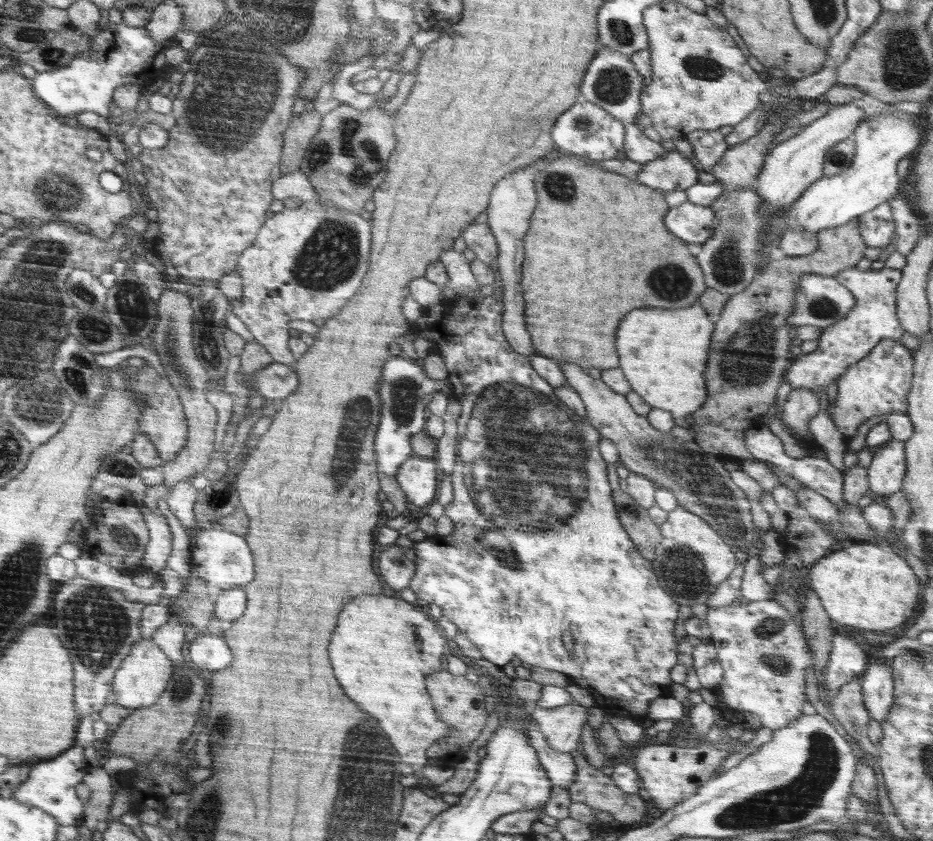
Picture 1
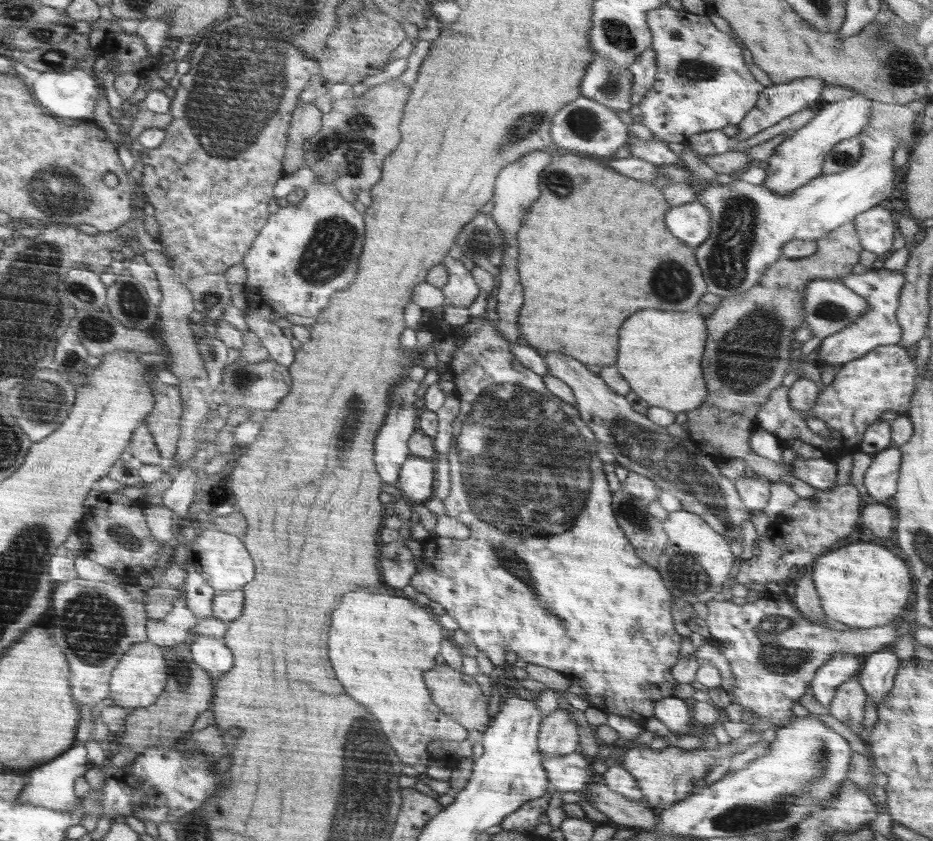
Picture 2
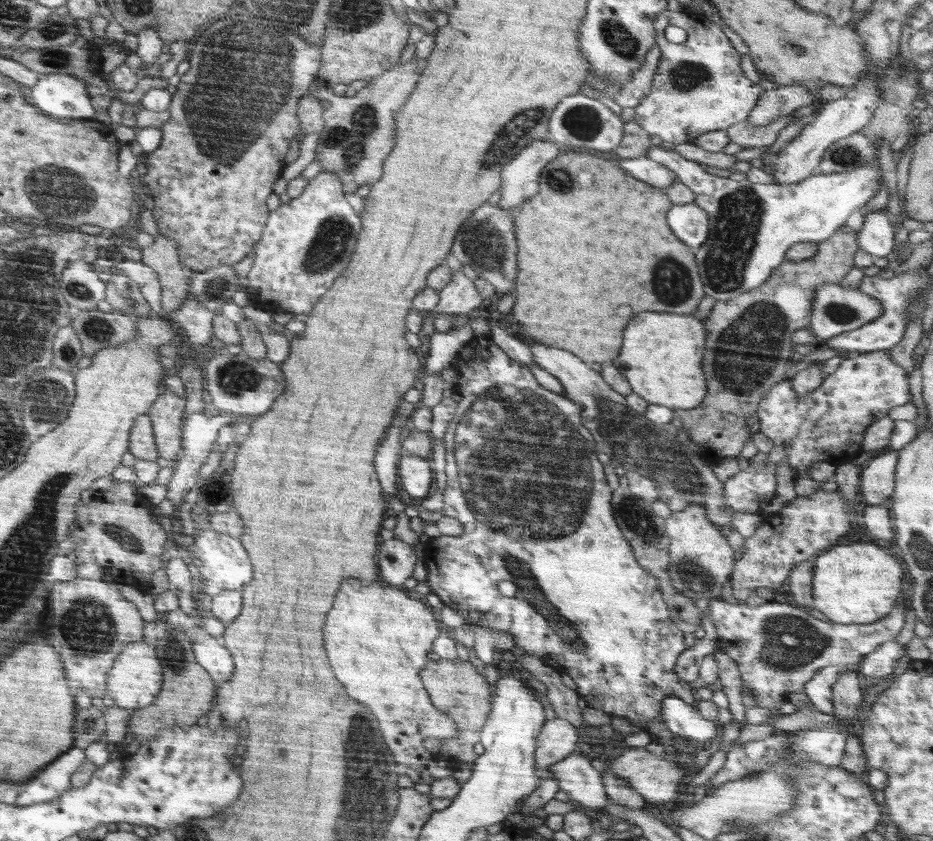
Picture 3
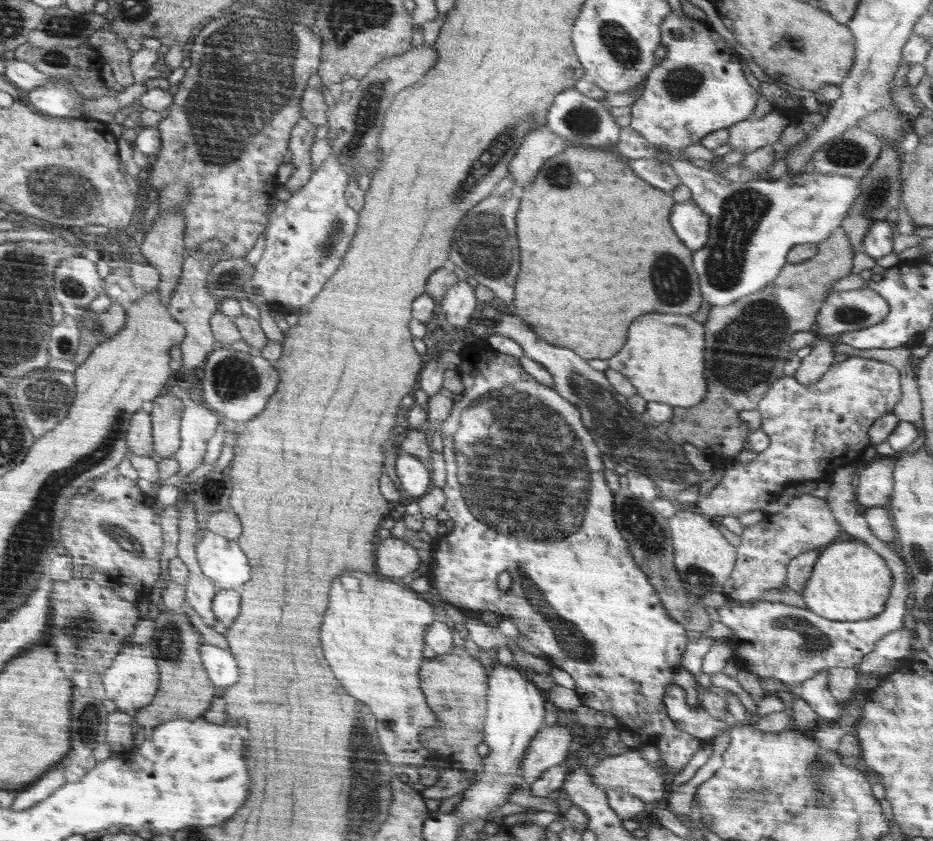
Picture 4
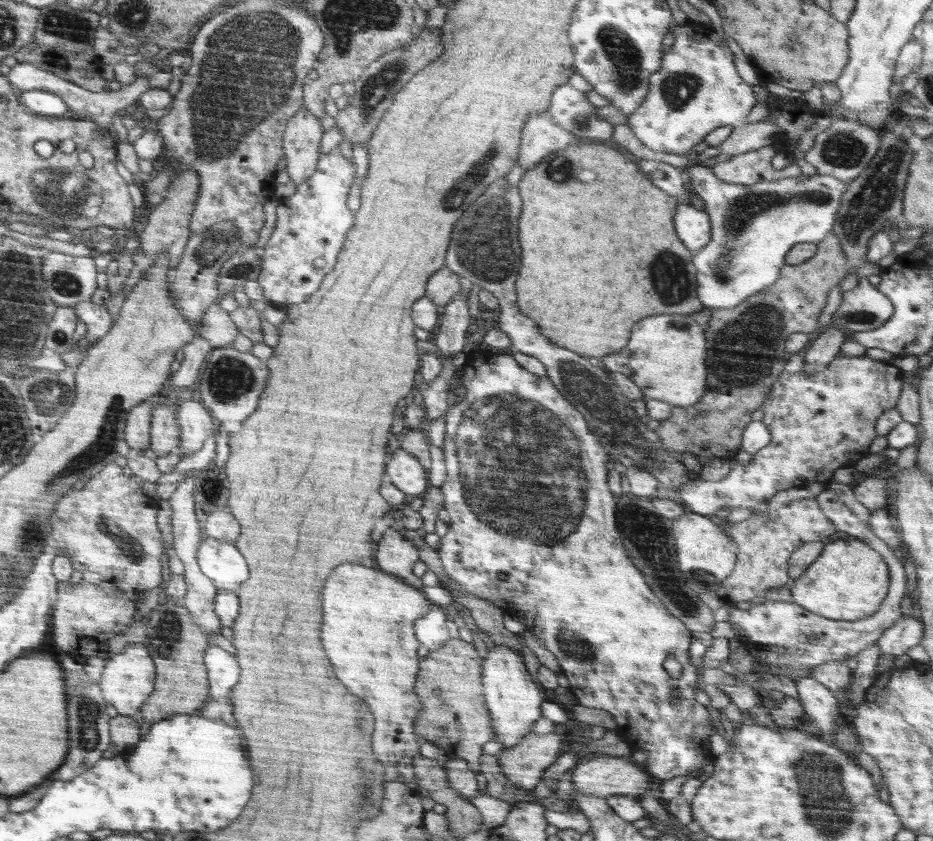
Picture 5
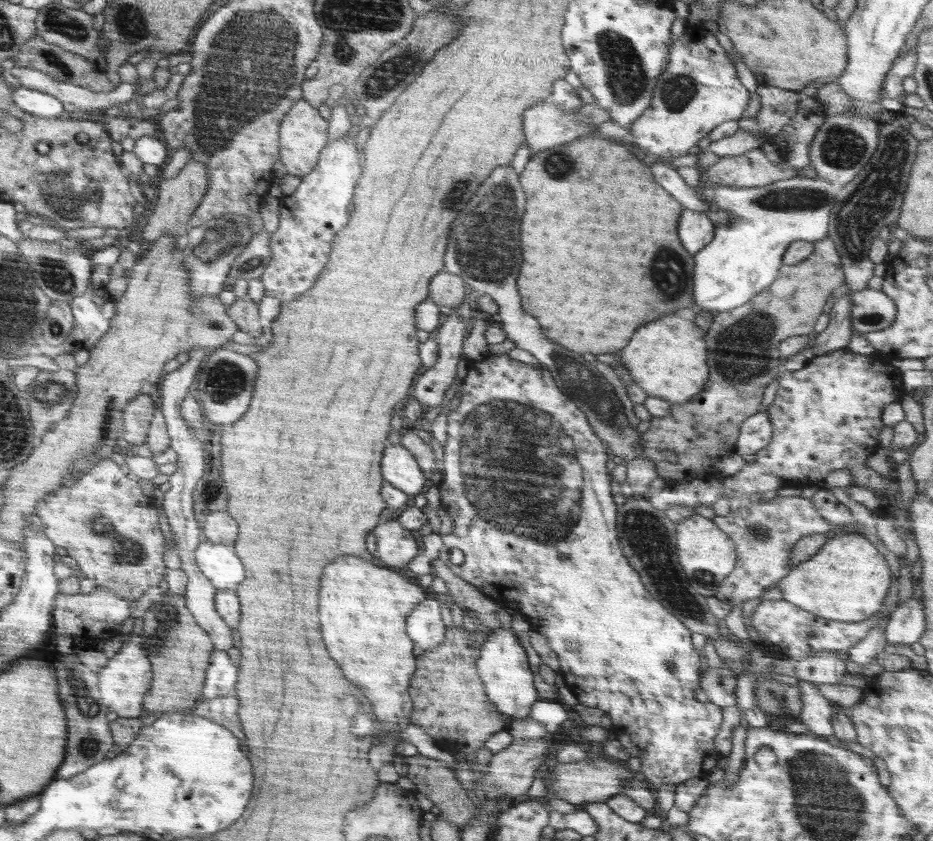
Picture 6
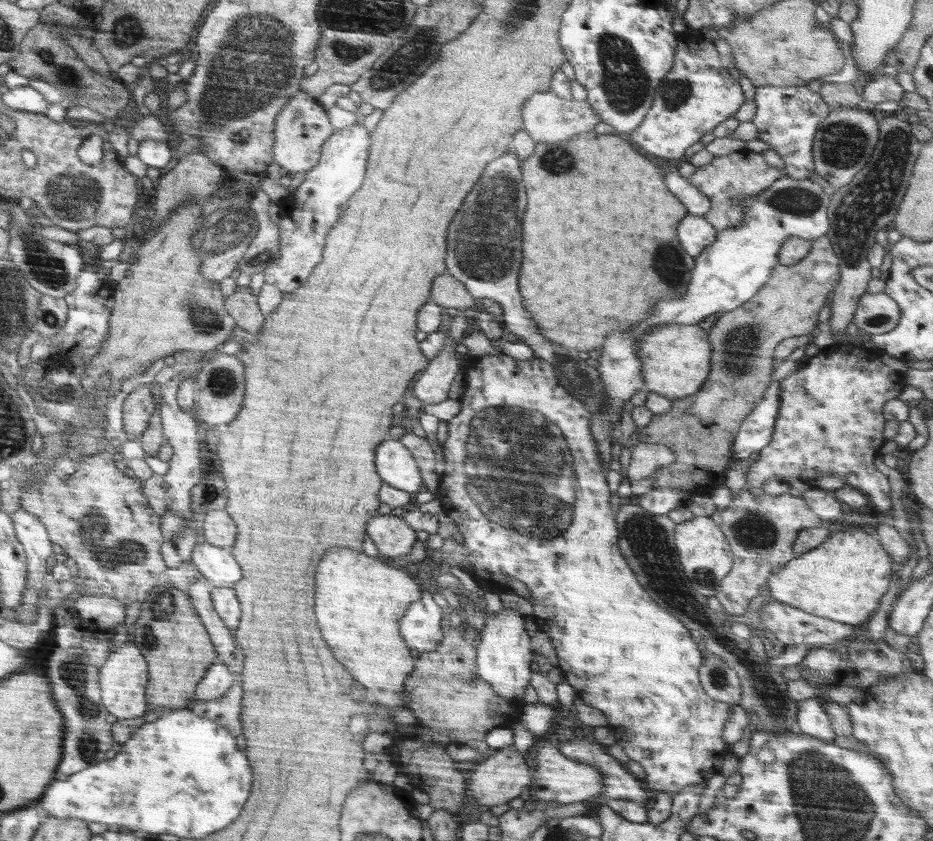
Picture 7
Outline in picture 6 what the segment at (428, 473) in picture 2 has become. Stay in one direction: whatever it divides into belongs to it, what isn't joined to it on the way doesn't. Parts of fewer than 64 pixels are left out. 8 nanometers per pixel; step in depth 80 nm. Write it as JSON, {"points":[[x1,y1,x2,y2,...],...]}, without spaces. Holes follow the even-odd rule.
{"points":[[390,443,388,450,384,450,384,464,382,473,384,478,396,488,406,494,420,494,426,478,423,469,416,464,415,455,400,443]]}

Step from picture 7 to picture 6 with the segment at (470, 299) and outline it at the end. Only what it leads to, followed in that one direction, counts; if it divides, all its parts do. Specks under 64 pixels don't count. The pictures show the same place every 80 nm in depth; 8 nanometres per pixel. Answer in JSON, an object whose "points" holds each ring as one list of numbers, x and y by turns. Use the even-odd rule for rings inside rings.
{"points":[[446,270,438,272,431,280,427,299,433,300,444,310,458,307,462,303,466,287,462,277]]}

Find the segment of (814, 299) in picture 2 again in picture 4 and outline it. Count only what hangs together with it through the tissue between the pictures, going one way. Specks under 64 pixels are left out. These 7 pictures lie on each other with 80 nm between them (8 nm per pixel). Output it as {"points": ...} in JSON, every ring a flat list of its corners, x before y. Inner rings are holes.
{"points":[[865,281,860,289,831,290,824,299,821,309,815,316,814,331,818,337,836,337,842,333,862,330,884,320,889,313,889,304,882,295,873,291]]}

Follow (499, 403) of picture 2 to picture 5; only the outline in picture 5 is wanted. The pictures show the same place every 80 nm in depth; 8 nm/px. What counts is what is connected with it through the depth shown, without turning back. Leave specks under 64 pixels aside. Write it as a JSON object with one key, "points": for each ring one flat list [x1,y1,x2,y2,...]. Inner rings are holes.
{"points":[[484,350,481,354,469,355,462,368,462,384,466,388,466,394,447,410,445,414,445,445,441,448,444,454,447,479,440,486,444,495,444,506,450,516,450,525,445,537,438,540,437,551,439,559,444,566,446,575,450,581,456,583,456,589,462,593,472,594,492,605,501,608,504,612,516,617,526,630,540,639,542,646,550,650,558,660,561,672,569,680,570,687,567,688,576,703,593,709,608,710,618,726,617,732,624,741,632,746,632,751,648,751,650,757,643,764,644,770,651,778,670,780,681,777,688,773,698,774,702,766,708,761,715,761,717,756,710,752,710,741,708,738,714,734,714,721,708,713,706,706,700,705,695,700,696,689,701,687,700,666,692,664,689,655,691,631,660,604,660,600,652,594,652,590,646,586,644,576,636,566,630,562,624,546,622,537,619,535,615,521,614,495,607,485,608,469,606,462,609,456,598,439,588,430,585,418,580,414,567,398,564,398,552,381,547,376,540,378,531,371,526,370,510,354,498,354],[544,484,544,486,540,486],[570,534,570,536,568,536],[568,536,568,538,566,538],[499,574,506,576,502,581],[666,658,674,658,682,665,682,676,670,678,664,670],[680,690,680,702,674,702,670,698],[660,702,660,708,658,708],[692,720,692,722,690,722]]}

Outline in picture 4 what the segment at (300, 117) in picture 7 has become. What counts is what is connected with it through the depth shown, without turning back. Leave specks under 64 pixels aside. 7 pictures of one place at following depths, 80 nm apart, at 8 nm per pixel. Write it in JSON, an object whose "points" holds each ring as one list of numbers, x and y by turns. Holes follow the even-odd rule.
{"points":[[304,118,300,119,295,128,292,129,291,150,288,152,292,154,290,164,293,164,295,169,288,181,283,184,288,192,298,192,314,176,313,170,310,170,310,154,308,154,310,146,314,144,314,132,316,132,314,123]]}

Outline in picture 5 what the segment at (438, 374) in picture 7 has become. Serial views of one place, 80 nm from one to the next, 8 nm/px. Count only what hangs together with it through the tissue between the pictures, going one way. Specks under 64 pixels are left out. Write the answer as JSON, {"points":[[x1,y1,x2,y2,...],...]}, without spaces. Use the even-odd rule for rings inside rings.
{"points":[[462,290,441,307,440,318,440,332,434,335,436,346,442,357,450,361,454,359,453,355,463,350,464,341,467,339,466,330,471,325,472,316,468,311,467,296],[441,363,441,373,431,382,419,381,418,390,424,398,424,409,426,411,427,422,435,418,440,418,447,412,447,394,449,390,448,380,452,379,456,371,452,363]]}

